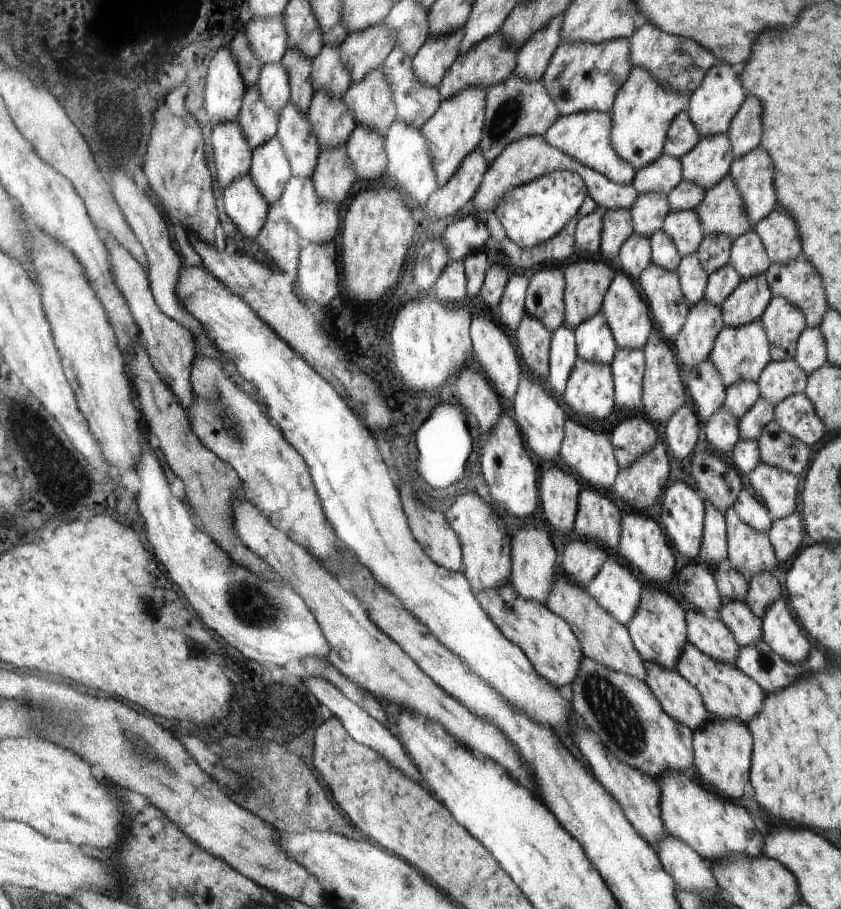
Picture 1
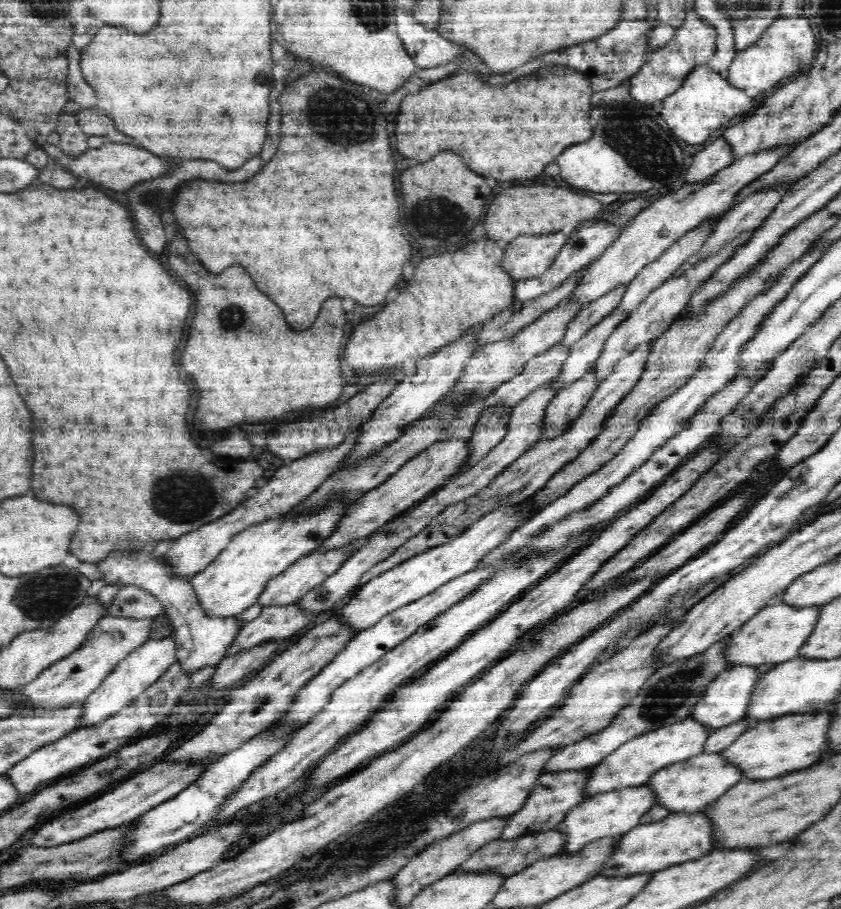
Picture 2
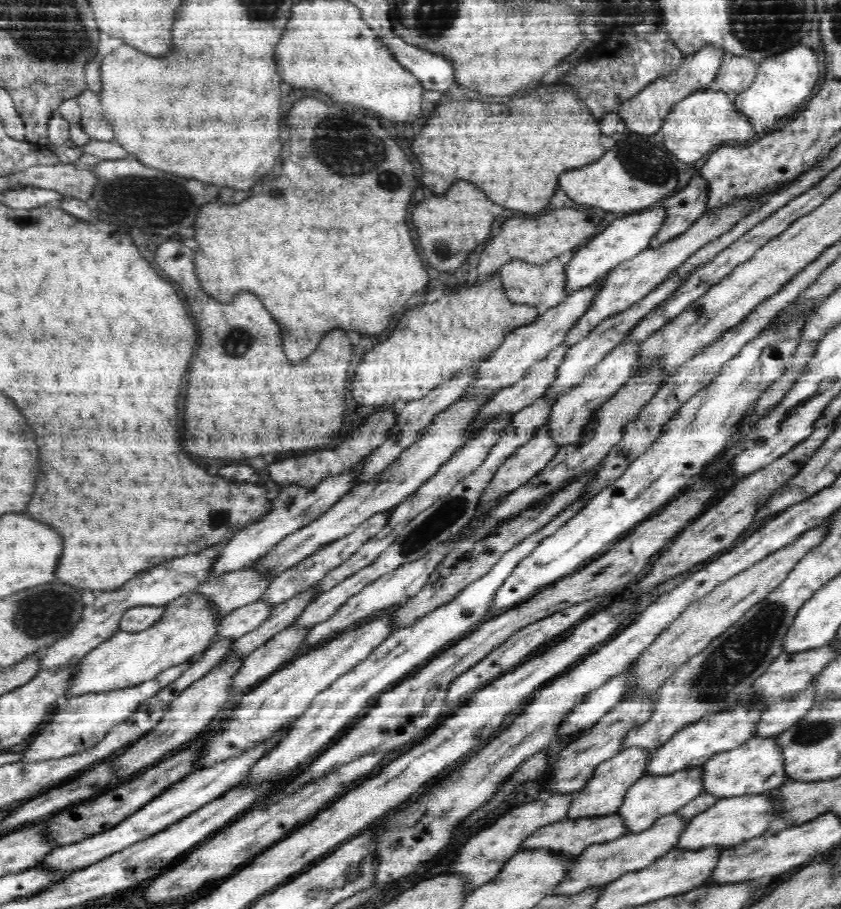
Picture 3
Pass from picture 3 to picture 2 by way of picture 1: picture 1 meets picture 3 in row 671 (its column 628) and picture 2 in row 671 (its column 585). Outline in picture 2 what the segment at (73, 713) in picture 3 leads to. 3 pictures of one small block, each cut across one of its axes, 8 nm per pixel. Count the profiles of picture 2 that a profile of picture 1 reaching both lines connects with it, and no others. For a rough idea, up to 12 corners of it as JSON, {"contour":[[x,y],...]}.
{"contour":[[167,636],[120,661],[85,698],[87,727],[120,712],[177,660]]}

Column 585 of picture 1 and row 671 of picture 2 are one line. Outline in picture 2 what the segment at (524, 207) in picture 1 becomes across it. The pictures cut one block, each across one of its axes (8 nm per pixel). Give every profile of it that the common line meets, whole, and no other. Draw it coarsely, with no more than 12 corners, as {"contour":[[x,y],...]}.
{"contour":[[146,550],[96,564],[103,584],[147,590],[174,627],[177,662],[216,667],[242,617],[205,614],[191,576]]}

